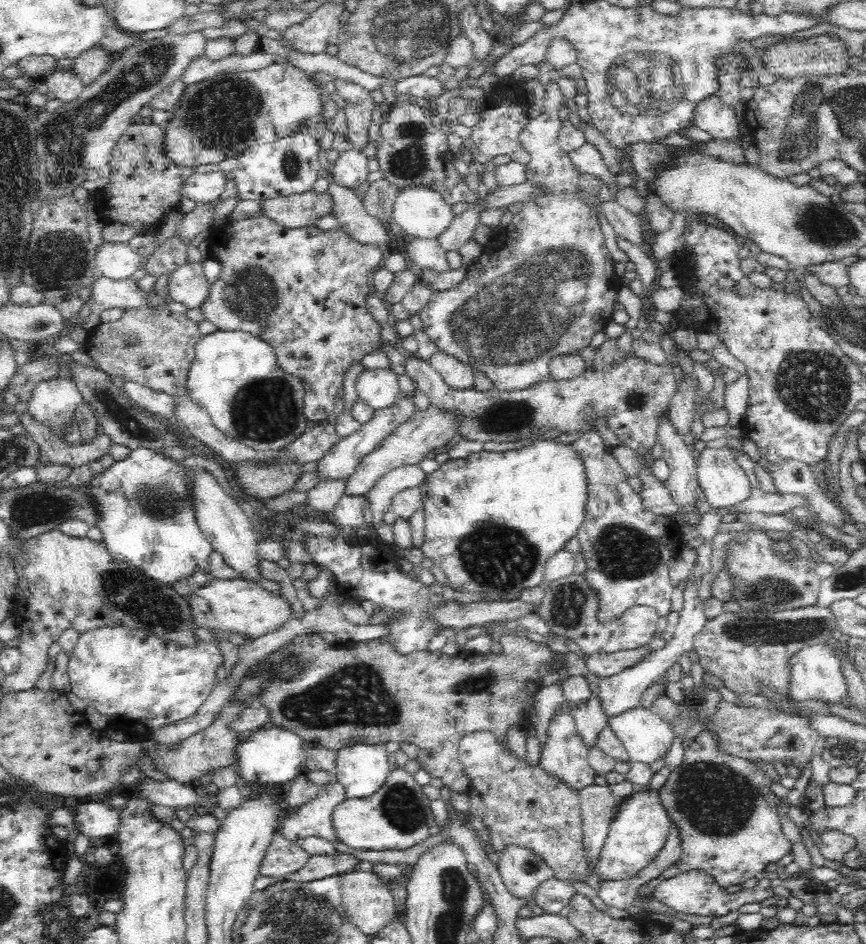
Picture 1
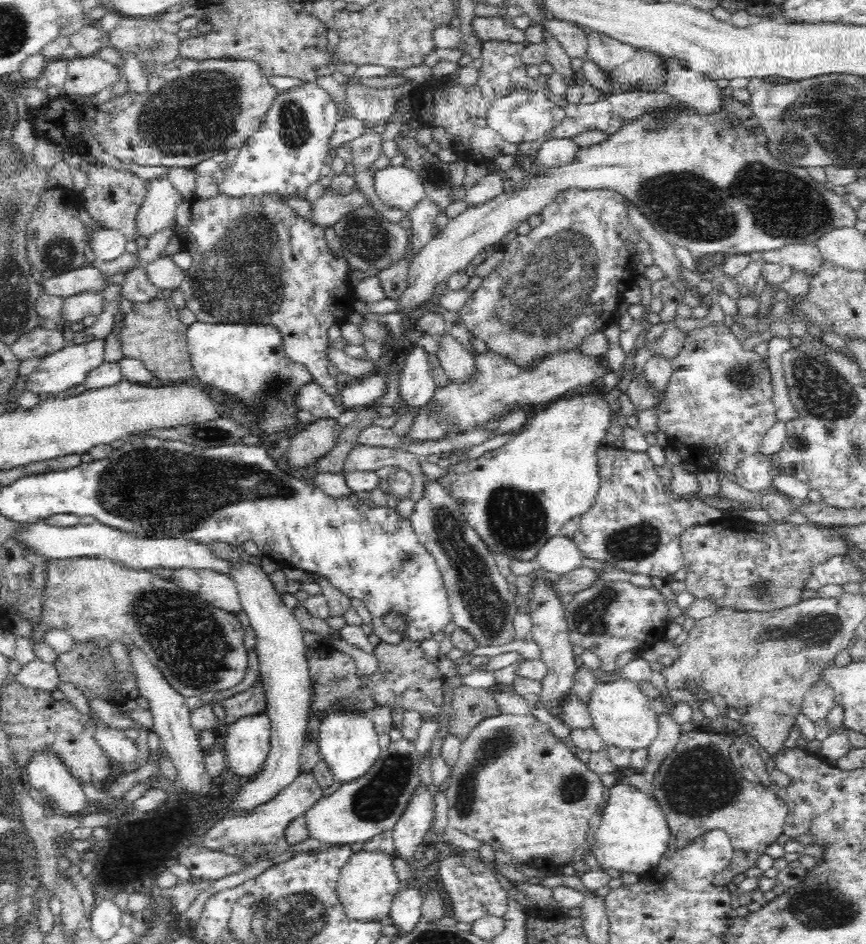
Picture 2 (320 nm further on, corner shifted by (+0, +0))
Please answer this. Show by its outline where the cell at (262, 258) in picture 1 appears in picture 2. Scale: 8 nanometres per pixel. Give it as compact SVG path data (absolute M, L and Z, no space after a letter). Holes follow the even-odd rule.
M221 193L207 200L196 197L196 199L191 202L190 210L192 218L187 225L187 234L185 237L182 237L184 248L191 254L193 260L190 268L185 271L184 280L182 280L182 284L180 284L180 289L182 290L188 310L194 313L197 322L209 324L254 324L270 326L276 329L282 336L286 357L288 357L292 363L303 365L306 371L312 376L313 383L320 386L320 389L323 389L326 394L332 397L339 397L343 386L339 384L334 376L328 373L329 349L332 348L331 344L333 343L330 341L330 336L328 336L328 330L330 330L332 326L344 325L349 321L350 315L355 312L353 306L357 297L355 296L354 286L350 283L351 268L348 266L348 259L346 259L344 255L338 256L336 252L332 252L332 250L328 248L328 244L324 239L324 236L326 236L324 233L325 228L315 226L310 221L304 219L302 215L294 213L293 208L281 202L282 197L280 194L272 194L270 196L246 196L246 198L236 199Z

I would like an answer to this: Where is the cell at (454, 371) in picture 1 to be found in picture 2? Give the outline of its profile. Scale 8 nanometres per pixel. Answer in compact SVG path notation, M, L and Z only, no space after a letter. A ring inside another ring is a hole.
M450 334L437 338L436 342L436 358L449 383L462 384L470 381L476 373L474 356Z

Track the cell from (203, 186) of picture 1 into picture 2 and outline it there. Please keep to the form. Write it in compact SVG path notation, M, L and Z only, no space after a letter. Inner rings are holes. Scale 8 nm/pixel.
M158 178L148 185L148 190L138 212L140 236L150 237L175 223L178 206L184 196L167 179Z

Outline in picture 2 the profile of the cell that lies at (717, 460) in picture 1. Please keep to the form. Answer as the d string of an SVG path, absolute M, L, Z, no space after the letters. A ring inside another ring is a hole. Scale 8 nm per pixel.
M762 453L748 454L738 462L733 479L744 490L754 493L771 491L774 476L778 475L771 456Z

